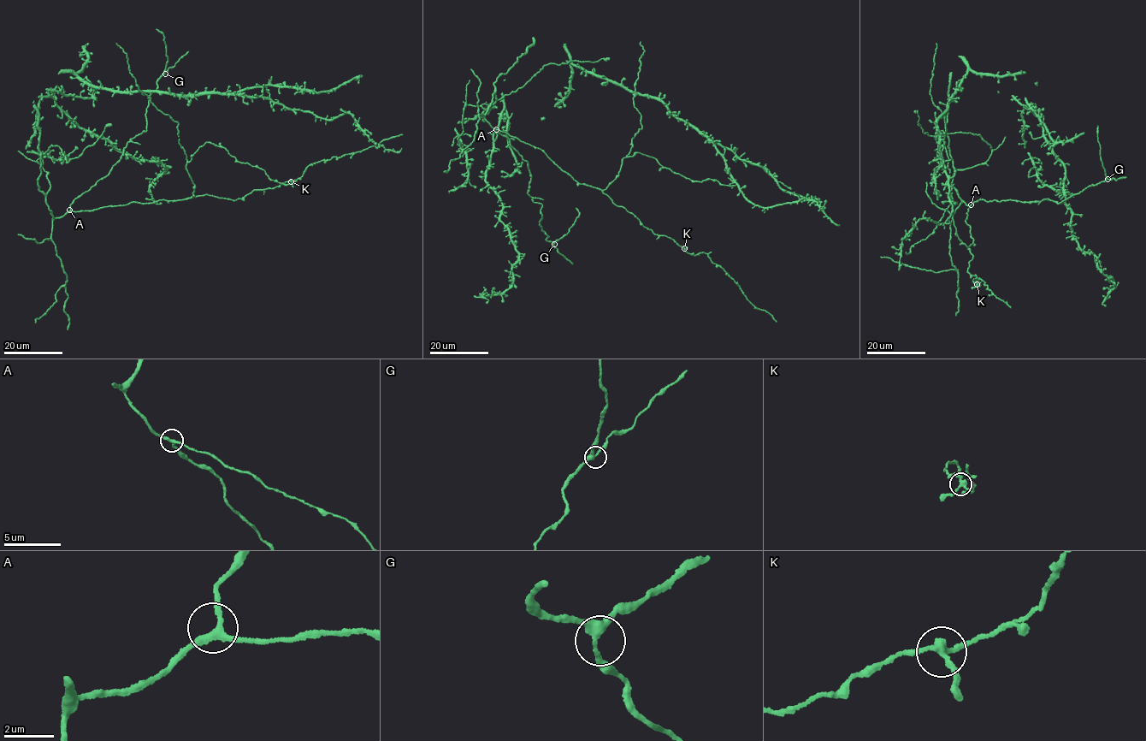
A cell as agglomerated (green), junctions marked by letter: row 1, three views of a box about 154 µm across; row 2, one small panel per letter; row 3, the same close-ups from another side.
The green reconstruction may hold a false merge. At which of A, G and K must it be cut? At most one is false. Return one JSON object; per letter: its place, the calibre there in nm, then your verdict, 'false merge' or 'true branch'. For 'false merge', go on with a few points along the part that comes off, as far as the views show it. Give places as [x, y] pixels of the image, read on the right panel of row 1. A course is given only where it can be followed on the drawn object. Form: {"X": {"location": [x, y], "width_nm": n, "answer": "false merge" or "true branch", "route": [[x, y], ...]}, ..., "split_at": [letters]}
{"A": {"location": [971, 204], "width_nm": 240, "answer": "true branch"}, "G": {"location": [1107, 179], "width_nm": 280, "answer": "true branch"}, "K": {"location": [977, 284], "width_nm": 240, "answer": "true branch"}, "split_at": []}

